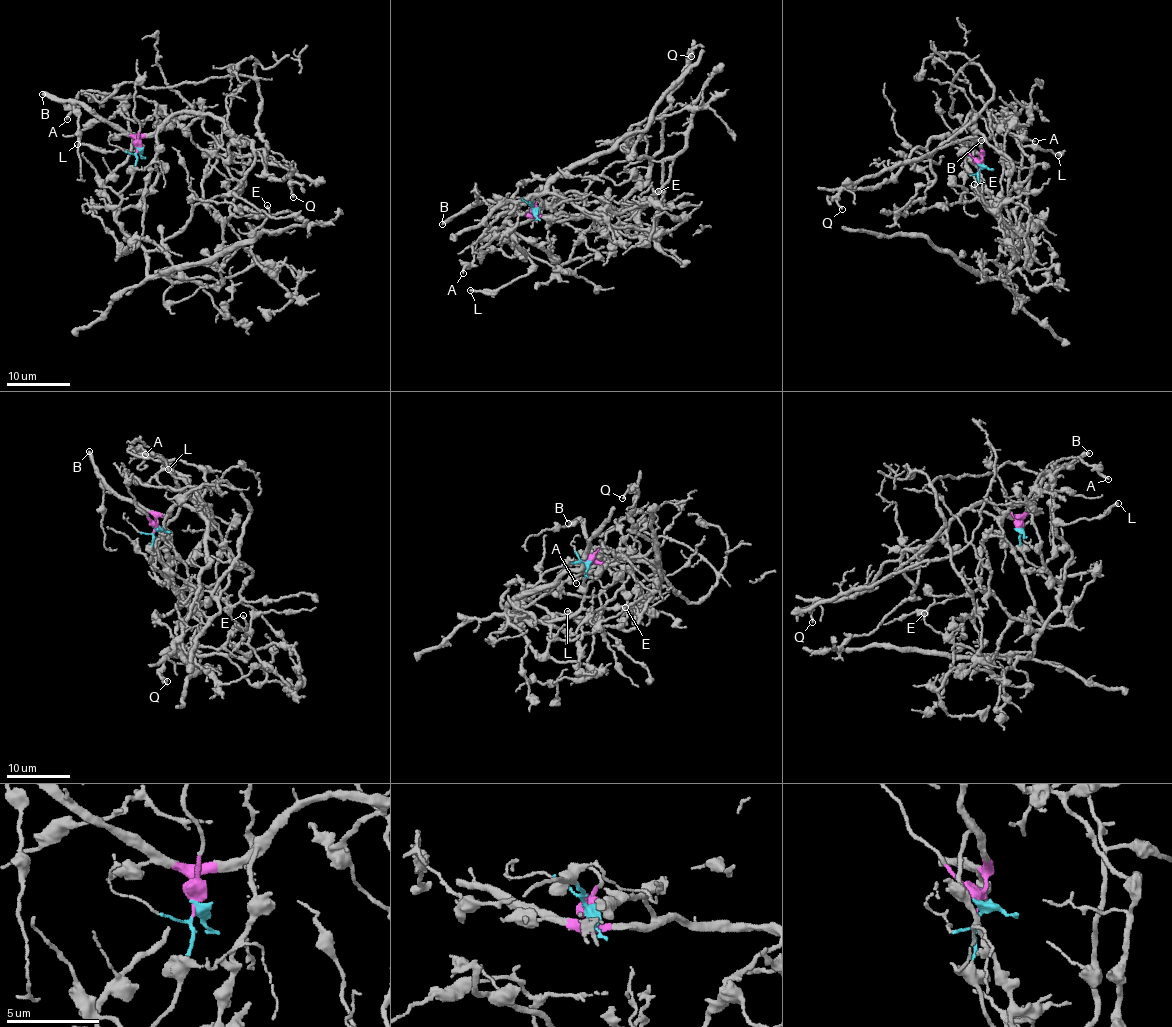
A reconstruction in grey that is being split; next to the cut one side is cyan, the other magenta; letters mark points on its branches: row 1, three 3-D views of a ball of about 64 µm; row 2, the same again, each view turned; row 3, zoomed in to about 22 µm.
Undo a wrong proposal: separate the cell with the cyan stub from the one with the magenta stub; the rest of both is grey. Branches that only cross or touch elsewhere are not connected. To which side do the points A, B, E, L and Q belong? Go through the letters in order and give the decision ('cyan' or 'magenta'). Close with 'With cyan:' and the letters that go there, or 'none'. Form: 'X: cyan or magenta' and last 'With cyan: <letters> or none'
A: magenta
B: magenta
E: cyan
L: cyan
Q: magenta
With cyan: E, L

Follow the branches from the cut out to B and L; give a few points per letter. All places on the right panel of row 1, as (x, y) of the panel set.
B: (980, 166), (982, 156), (961, 148), (962, 144), (982, 140)
L: (980, 166), (980, 200), (1011, 230), (1015, 226), (1021, 150), (1037, 145), (1058, 155)

